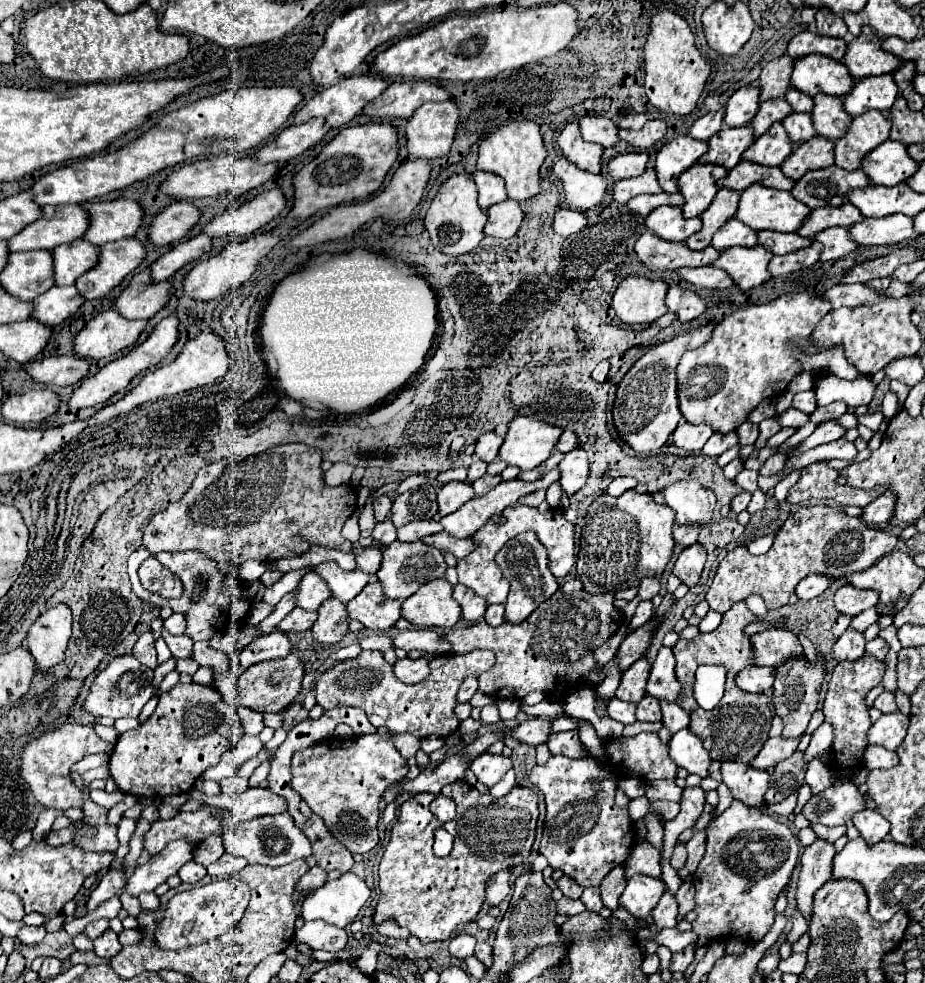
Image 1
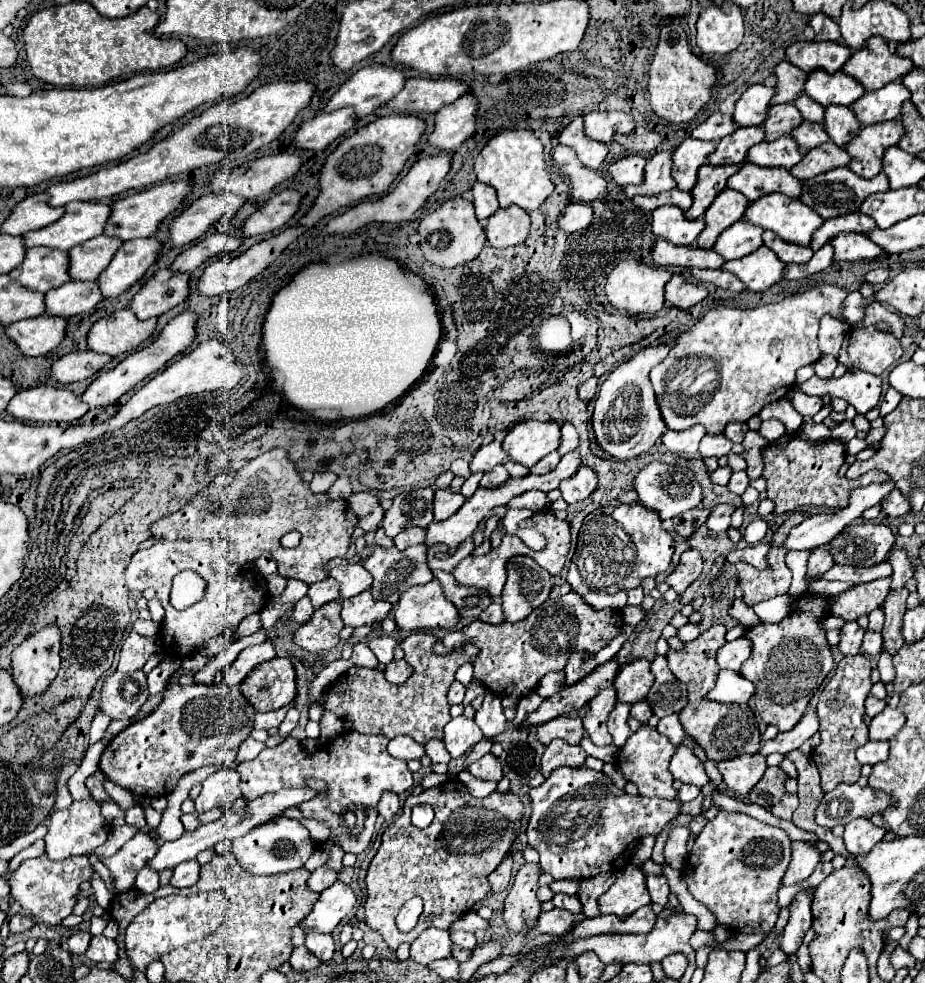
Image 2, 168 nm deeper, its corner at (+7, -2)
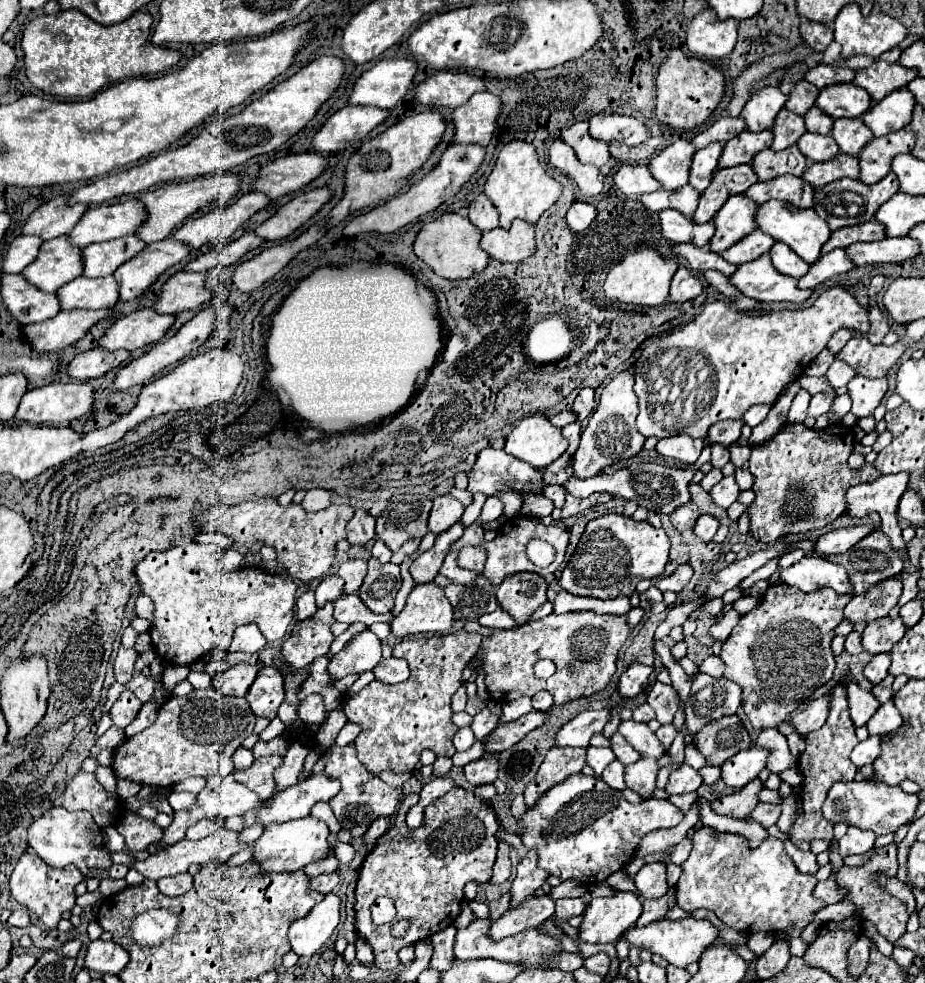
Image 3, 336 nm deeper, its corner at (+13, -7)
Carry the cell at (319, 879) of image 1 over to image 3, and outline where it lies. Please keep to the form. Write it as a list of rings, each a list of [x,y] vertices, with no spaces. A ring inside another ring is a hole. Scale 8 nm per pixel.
[[[334,871],[334,873],[324,873],[324,875],[318,875],[318,877],[310,879],[310,889],[326,895],[326,893],[332,893],[332,891],[336,889],[338,881],[340,881],[340,879],[338,879],[336,871]]]

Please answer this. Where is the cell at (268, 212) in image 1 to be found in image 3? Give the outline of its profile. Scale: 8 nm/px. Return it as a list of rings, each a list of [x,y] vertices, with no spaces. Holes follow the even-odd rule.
[[[328,187],[306,191],[280,207],[268,221],[264,221],[256,229],[256,233],[266,241],[282,241],[298,231],[306,221],[310,221],[330,199],[332,191]]]

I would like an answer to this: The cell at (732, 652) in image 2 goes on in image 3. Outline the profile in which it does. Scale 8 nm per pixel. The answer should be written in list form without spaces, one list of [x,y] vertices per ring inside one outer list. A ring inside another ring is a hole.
[[[710,655],[702,661],[700,665],[700,671],[706,673],[706,675],[712,675],[712,677],[722,677],[722,671],[724,671],[724,665],[722,665],[722,659],[716,657],[716,655]]]

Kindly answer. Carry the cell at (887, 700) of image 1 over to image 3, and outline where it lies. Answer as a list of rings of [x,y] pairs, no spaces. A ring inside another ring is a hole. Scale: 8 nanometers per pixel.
[[[848,675],[846,693],[848,693],[848,703],[850,703],[850,717],[856,727],[866,725],[866,721],[876,713],[880,707],[878,699],[872,695],[872,691],[864,691],[858,687],[858,681]]]

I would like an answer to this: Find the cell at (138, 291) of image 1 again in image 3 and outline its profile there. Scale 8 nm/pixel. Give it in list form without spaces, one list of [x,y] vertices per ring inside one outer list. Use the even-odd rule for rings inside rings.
[[[178,271],[164,283],[160,299],[154,305],[154,309],[158,313],[176,315],[186,309],[202,307],[212,297],[214,297],[214,293],[210,289],[206,289],[206,273]]]

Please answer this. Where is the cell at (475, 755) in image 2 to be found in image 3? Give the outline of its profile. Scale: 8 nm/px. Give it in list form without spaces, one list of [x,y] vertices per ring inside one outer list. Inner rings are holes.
[[[520,697],[520,699],[514,699],[510,703],[504,703],[502,705],[502,715],[500,715],[497,726],[514,721],[518,717],[530,713],[530,711],[532,711],[532,705],[530,705],[530,699],[528,697]]]

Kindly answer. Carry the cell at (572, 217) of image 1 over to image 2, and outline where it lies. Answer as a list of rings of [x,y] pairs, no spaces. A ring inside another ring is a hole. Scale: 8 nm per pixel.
[[[570,202],[562,214],[558,216],[558,226],[564,230],[564,232],[576,232],[576,230],[582,230],[590,224],[592,220],[592,208],[588,204],[574,204]]]

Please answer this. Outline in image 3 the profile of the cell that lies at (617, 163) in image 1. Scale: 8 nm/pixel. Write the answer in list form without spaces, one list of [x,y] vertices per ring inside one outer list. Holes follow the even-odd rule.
[[[622,165],[614,175],[614,183],[626,197],[640,197],[650,191],[658,191],[660,183],[650,175],[648,165]]]

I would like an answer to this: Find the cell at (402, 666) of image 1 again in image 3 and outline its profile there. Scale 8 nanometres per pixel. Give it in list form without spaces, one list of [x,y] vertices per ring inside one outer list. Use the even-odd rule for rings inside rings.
[[[390,657],[390,659],[382,659],[374,669],[372,669],[374,677],[382,683],[402,683],[410,677],[410,669],[408,669],[408,663],[404,659],[396,659],[396,657]]]

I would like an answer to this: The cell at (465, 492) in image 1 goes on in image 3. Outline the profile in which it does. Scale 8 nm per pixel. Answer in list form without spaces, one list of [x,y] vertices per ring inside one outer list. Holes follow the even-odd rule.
[[[450,495],[436,497],[432,503],[434,505],[432,505],[432,511],[430,511],[428,527],[434,535],[440,535],[442,531],[450,529],[454,523],[460,521],[460,517],[464,513],[464,505]]]

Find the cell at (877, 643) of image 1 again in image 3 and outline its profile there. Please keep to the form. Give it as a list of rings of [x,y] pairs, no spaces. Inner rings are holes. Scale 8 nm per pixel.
[[[882,617],[876,621],[870,621],[866,631],[862,633],[862,645],[864,651],[868,651],[870,655],[878,655],[878,653],[888,653],[894,643],[898,643],[904,637],[904,625],[900,617]]]

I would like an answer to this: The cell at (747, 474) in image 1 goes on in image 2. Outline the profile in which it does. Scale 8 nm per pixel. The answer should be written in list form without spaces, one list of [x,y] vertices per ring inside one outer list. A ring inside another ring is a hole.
[[[740,470],[740,472],[734,472],[734,474],[732,474],[732,478],[730,478],[730,482],[728,482],[728,490],[734,492],[734,494],[742,494],[742,492],[748,488],[748,484],[750,484],[750,480],[748,480],[746,472]]]

